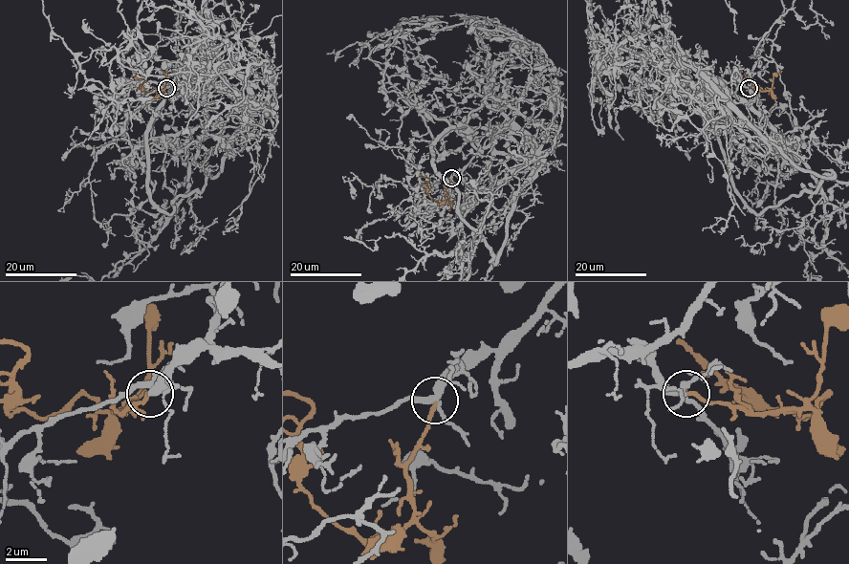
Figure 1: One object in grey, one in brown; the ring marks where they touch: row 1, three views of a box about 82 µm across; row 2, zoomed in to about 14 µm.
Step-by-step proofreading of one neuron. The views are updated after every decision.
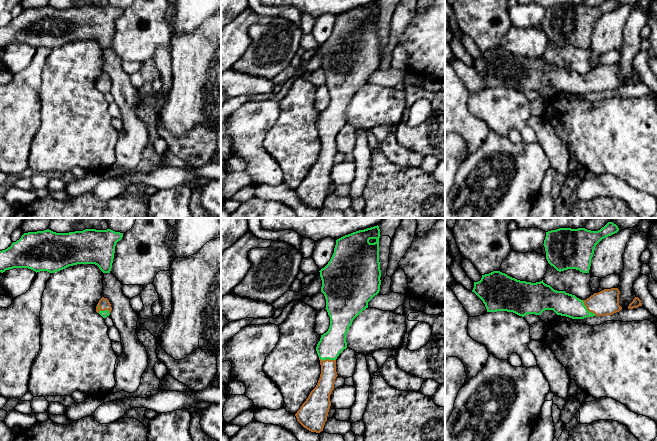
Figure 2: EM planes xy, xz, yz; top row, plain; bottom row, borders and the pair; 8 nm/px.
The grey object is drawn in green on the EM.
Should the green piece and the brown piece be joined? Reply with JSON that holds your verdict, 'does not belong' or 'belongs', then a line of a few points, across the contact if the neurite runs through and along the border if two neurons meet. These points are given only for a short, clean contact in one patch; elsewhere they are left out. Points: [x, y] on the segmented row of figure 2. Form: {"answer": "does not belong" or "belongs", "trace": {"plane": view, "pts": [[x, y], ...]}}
{"answer": "belongs", "trace": {"plane": "xy", "pts": [[104, 314], [103, 311], [104, 304]]}}

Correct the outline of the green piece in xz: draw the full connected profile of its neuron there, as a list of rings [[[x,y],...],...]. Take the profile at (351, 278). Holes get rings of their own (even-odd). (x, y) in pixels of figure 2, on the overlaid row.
[[[374,226],[364,230],[359,230],[351,234],[345,235],[336,240],[334,253],[328,264],[322,268],[320,277],[322,280],[321,292],[326,299],[326,310],[330,317],[330,326],[326,333],[321,335],[320,341],[317,344],[316,351],[319,356],[321,365],[321,374],[316,387],[310,392],[306,401],[295,414],[297,421],[307,430],[320,433],[323,431],[325,422],[327,421],[328,412],[331,406],[330,395],[334,390],[334,382],[337,375],[336,359],[339,354],[347,348],[346,334],[353,320],[366,308],[368,302],[379,293],[381,285],[381,270],[379,262],[379,226]]]

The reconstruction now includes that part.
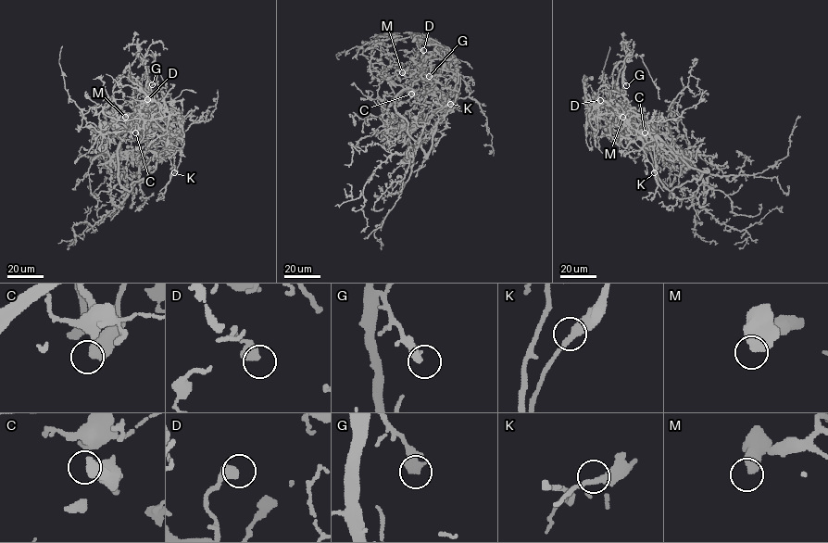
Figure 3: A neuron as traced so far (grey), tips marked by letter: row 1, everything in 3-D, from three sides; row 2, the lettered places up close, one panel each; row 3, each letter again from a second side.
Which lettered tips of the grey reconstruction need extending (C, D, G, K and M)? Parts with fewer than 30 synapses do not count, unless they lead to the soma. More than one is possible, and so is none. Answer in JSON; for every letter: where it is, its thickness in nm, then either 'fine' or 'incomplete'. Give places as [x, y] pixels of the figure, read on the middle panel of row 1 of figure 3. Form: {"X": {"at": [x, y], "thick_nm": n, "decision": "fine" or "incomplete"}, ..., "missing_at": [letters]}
{"C": {"at": [411, 94], "thick_nm": 550, "decision": "fine"}, "D": {"at": [423, 50], "thick_nm": 480, "decision": "fine"}, "G": {"at": [429, 76], "thick_nm": 440, "decision": "fine"}, "K": {"at": [450, 104], "thick_nm": 320, "decision": "fine"}, "M": {"at": [402, 72], "thick_nm": 600, "decision": "fine"}, "missing_at": []}

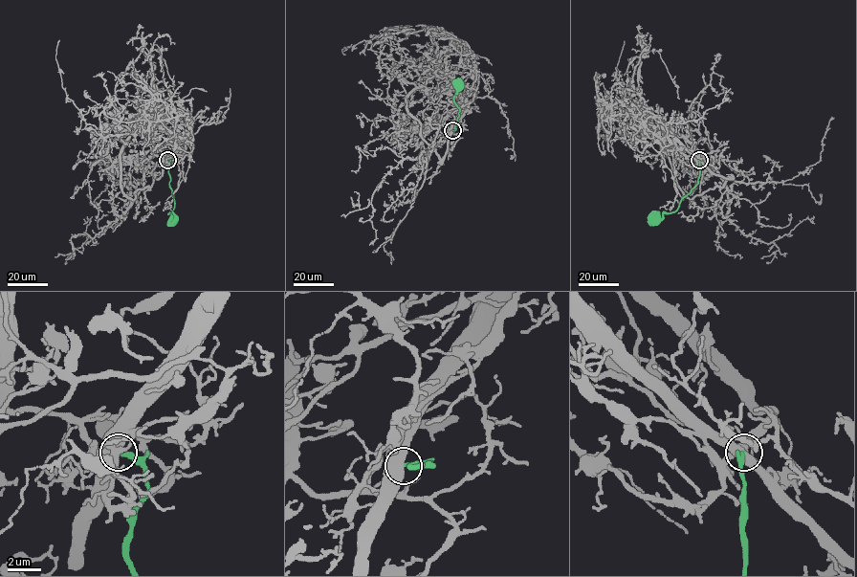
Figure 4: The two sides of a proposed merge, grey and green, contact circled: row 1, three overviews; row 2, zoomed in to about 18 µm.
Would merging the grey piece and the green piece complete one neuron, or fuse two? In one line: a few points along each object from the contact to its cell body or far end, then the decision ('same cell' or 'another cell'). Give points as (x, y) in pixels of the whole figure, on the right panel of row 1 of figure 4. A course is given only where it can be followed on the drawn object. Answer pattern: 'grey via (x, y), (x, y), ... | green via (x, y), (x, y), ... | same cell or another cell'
grey via (699, 160), (659, 124), (656, 132), (652, 125), (632, 129), (611, 119), (624, 40) | green via (699, 160), (697, 184), (681, 199), (675, 210), (663, 213), (658, 222), (654, 221) | another cell

